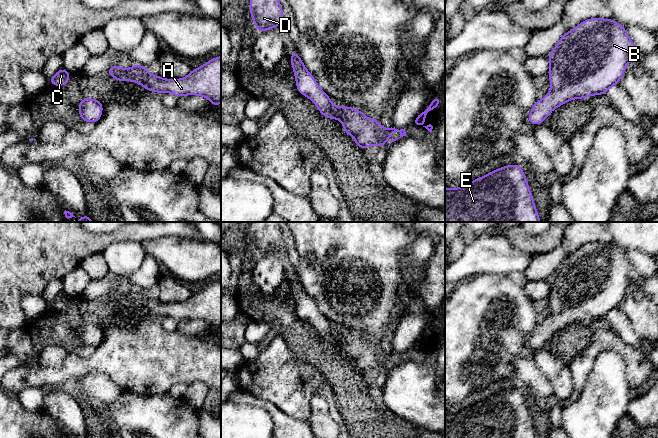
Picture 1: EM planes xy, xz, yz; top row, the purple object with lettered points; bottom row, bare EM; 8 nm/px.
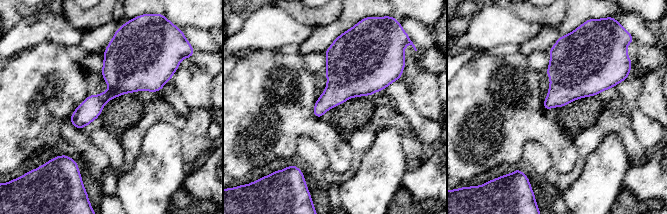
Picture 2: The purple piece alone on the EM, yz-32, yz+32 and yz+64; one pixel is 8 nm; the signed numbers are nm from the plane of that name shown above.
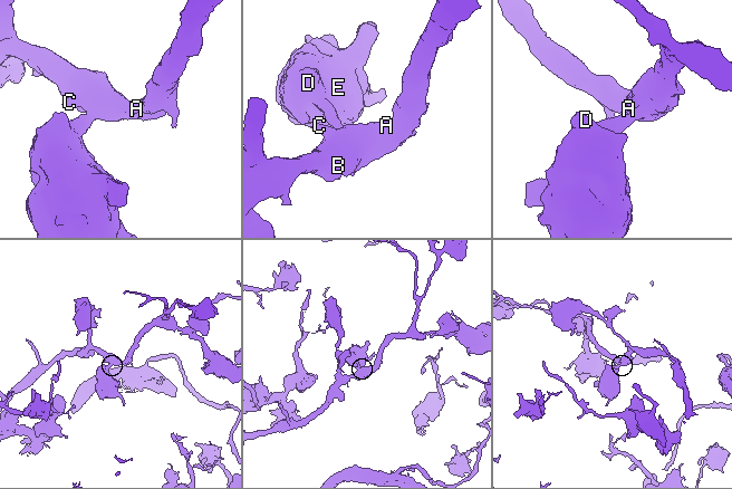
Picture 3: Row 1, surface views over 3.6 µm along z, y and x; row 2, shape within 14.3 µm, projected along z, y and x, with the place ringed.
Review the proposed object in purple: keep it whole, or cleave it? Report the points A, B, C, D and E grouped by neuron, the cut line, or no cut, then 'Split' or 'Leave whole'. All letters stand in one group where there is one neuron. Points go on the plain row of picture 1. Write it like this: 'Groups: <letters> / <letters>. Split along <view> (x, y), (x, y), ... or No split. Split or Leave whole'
Groups: A B C D E. No split. Leave whole

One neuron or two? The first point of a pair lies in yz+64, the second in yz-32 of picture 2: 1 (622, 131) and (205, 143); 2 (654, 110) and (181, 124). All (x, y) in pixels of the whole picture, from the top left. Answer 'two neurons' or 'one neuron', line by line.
1: one neuron
2: two neurons

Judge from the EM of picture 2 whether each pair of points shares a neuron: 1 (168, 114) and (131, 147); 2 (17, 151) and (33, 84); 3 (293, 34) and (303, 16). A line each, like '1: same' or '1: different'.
1: same
2: same
3: different

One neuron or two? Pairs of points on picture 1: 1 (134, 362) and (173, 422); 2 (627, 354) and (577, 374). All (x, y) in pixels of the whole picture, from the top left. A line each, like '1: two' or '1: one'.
1: two
2: one

